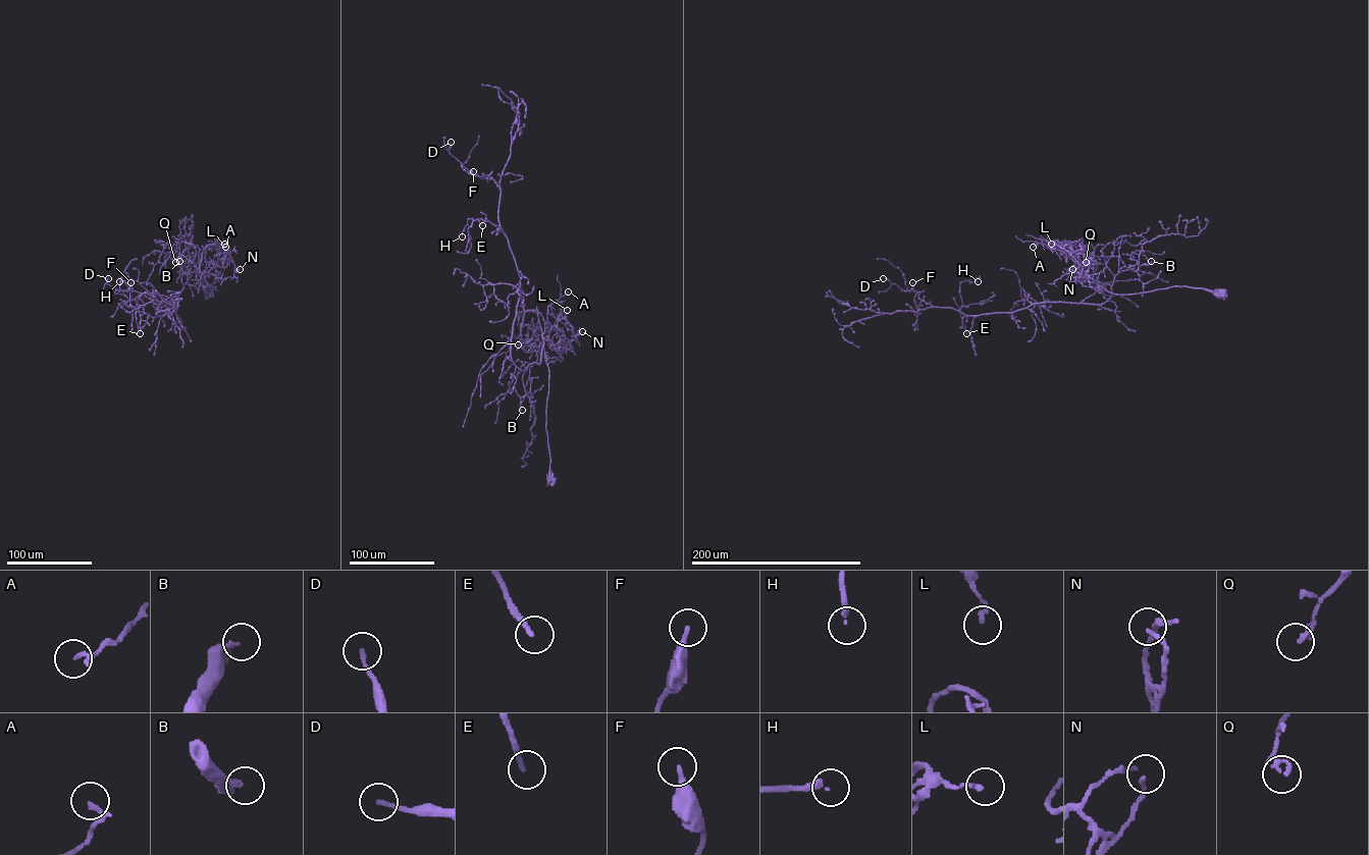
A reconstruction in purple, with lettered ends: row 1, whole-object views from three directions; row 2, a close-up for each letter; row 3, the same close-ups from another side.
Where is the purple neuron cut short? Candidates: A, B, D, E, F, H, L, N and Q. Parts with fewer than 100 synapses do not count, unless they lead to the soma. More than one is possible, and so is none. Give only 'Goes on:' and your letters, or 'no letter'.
Goes on: B

